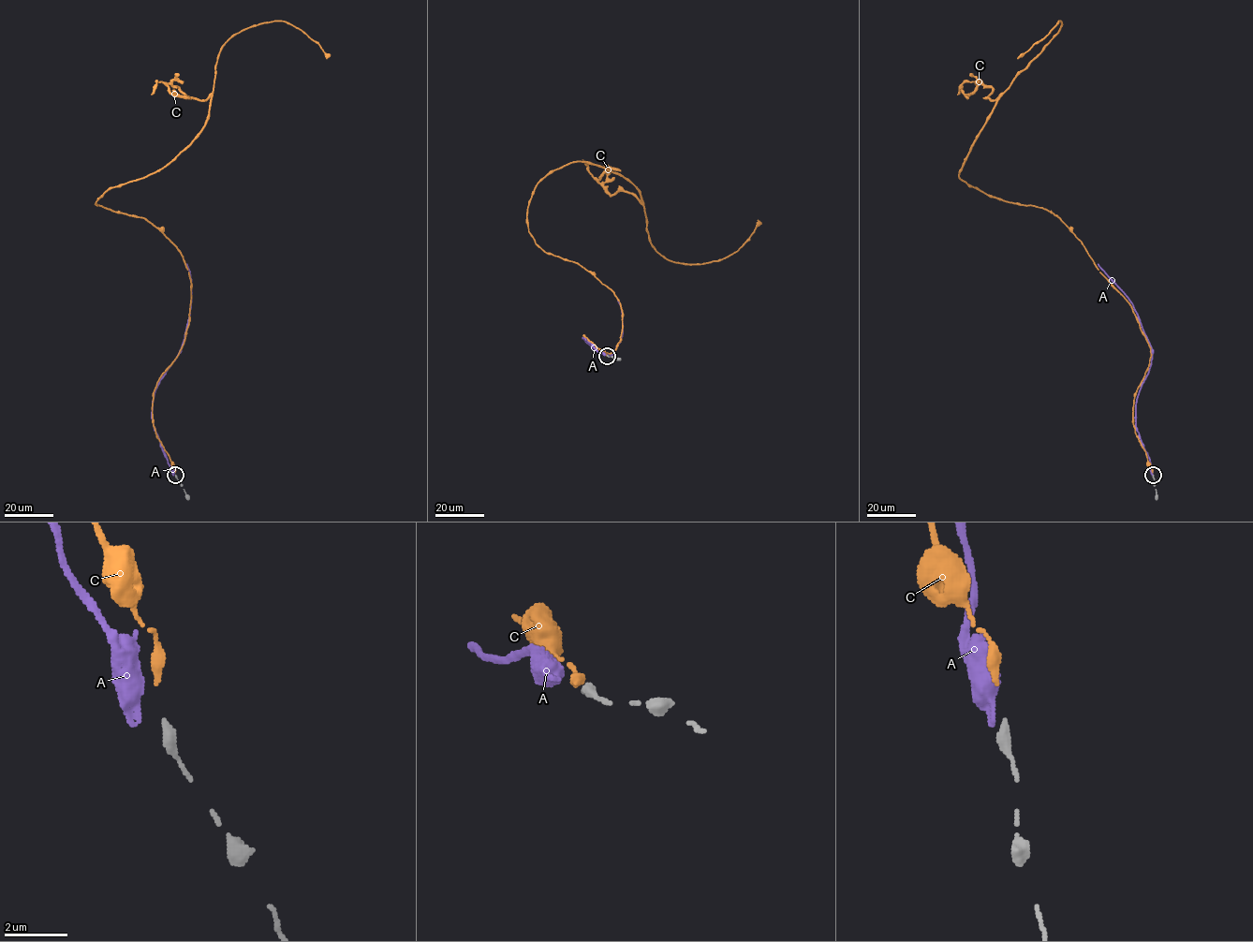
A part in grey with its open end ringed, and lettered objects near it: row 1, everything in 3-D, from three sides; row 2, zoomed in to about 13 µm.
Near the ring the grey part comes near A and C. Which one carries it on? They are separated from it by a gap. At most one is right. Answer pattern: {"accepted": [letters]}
{"accepted": ["C"]}

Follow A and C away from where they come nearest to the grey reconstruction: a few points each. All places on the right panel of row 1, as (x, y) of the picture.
A: (1152, 475), (1150, 458), (1136, 425), (1136, 401), (1148, 372), (1152, 349), (1131, 301), (1098, 264)
C: (1152, 472), (1133, 424), (1151, 354), (1131, 305), (1058, 217), (959, 177), (997, 98), (1060, 21), (1017, 58)

